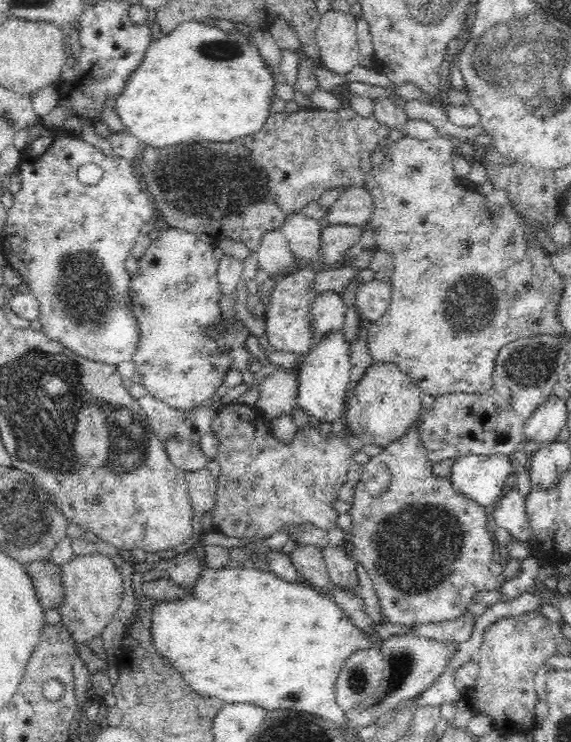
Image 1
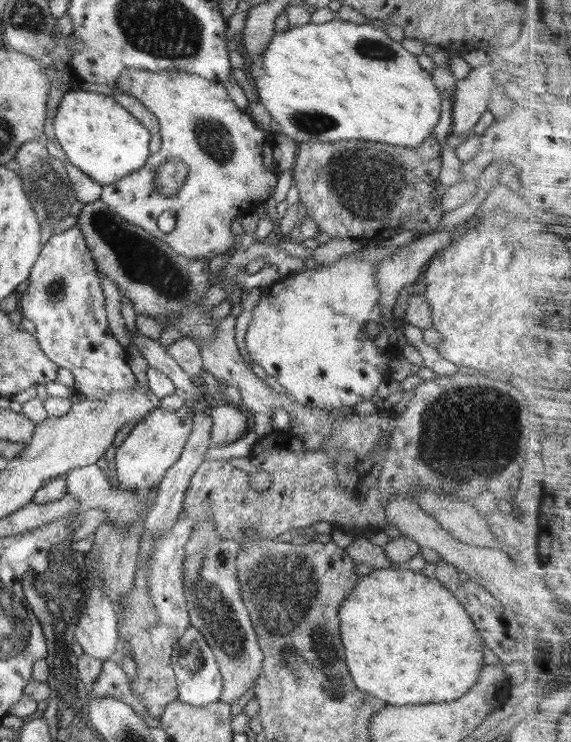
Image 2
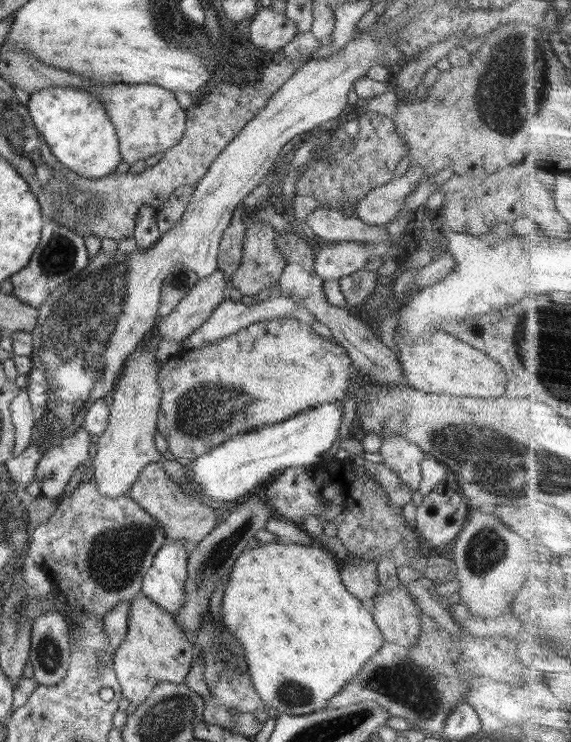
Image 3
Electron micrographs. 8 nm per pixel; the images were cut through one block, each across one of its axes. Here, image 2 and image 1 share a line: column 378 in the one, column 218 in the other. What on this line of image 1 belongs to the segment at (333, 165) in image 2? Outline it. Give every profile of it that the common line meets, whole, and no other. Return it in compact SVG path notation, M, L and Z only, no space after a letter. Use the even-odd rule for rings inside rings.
M313 108L309 111L299 112L278 112L278 114L270 113L268 120L262 129L256 134L246 136L240 146L234 146L232 152L226 150L226 154L222 154L222 144L214 143L213 141L198 142L194 146L188 146L184 150L184 144L178 146L165 147L162 149L154 149L152 147L142 147L141 156L136 164L138 174L144 184L146 191L156 200L156 206L160 208L162 216L166 218L166 222L170 226L174 226L177 230L192 232L197 234L206 234L210 238L216 239L217 243L225 241L240 241L244 242L251 252L256 252L262 235L274 230L282 230L286 217L290 214L302 213L303 209L308 206L308 203L318 201L320 196L330 188L340 188L344 190L348 187L364 187L365 178L370 169L373 167L371 164L372 154L376 152L380 140L389 140L390 127L379 124L374 117L365 118L356 113L352 108L340 109L337 112L330 112L330 110L321 110Z

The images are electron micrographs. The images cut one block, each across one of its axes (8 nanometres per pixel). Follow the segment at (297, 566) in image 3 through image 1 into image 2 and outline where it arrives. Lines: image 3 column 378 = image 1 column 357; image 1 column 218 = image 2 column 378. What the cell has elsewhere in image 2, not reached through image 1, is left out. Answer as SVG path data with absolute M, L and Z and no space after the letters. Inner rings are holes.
M408 567L374 569L361 576L354 590L344 598L338 618L345 663L354 685L388 705L452 702L478 684L477 678L484 664L482 638L466 609L438 580L412 572Z

